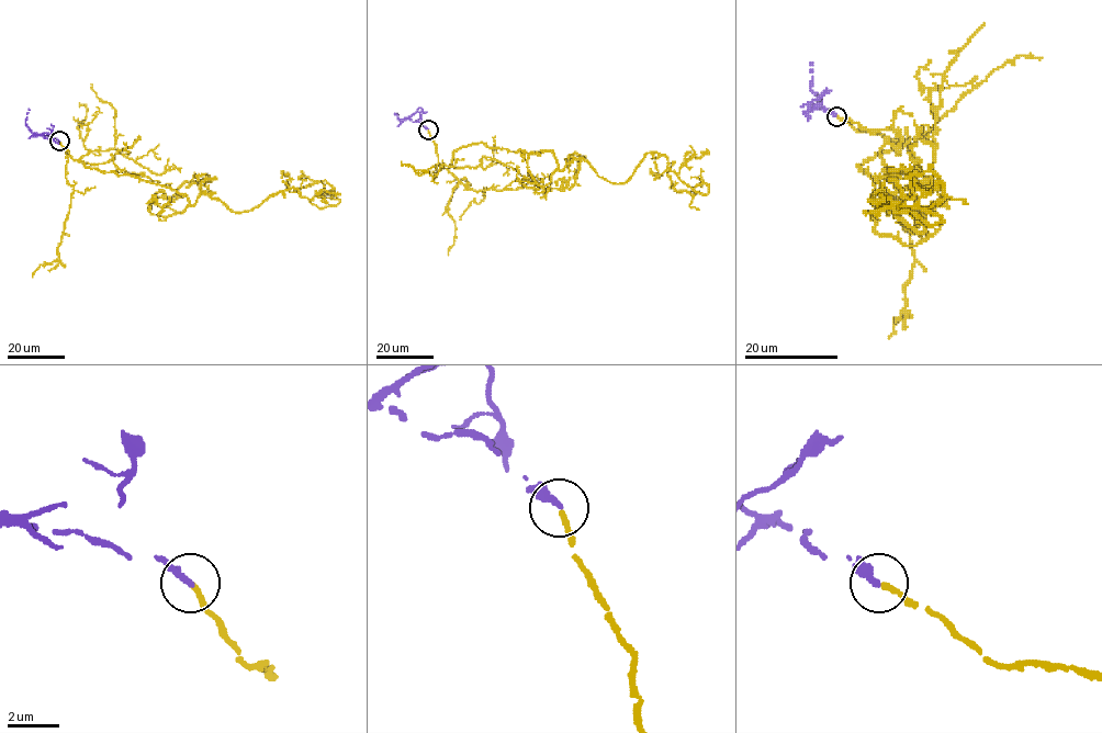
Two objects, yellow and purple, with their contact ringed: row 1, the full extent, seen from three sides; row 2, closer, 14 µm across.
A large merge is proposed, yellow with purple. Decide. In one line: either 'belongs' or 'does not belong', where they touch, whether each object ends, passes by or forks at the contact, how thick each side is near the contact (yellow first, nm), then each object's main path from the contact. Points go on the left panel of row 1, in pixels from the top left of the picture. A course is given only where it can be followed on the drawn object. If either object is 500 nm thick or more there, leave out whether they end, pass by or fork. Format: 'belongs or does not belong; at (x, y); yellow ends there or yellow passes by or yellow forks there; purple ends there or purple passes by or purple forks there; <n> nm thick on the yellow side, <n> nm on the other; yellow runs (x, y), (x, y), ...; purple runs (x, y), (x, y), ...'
belongs; at (59, 141); yellow ends there; purple ends there; 200 nm thick on the yellow side, 260 nm on the other; yellow runs (59, 142), (191, 205), (239, 213), (295, 188), (340, 202), (300, 178); purple runs (59, 142), (30, 130), (25, 124), (29, 109)

